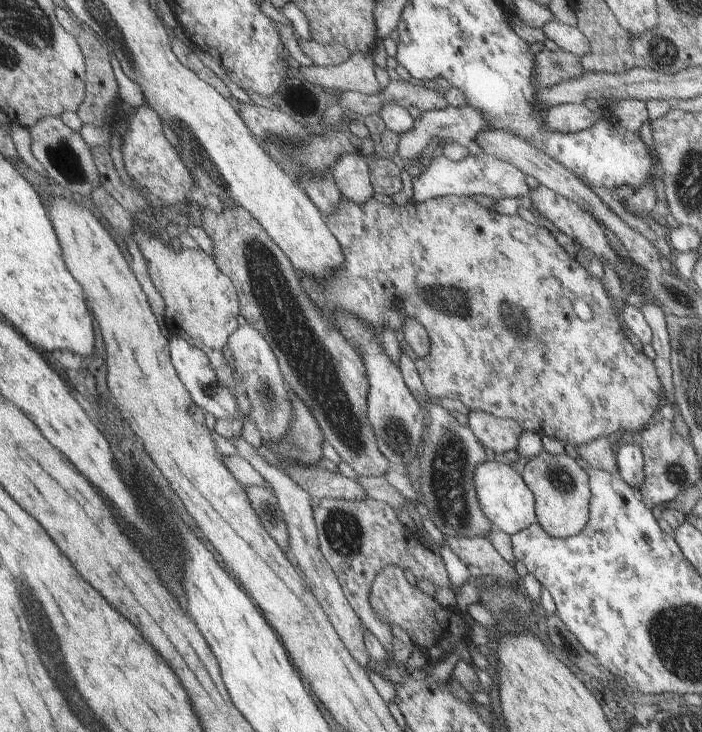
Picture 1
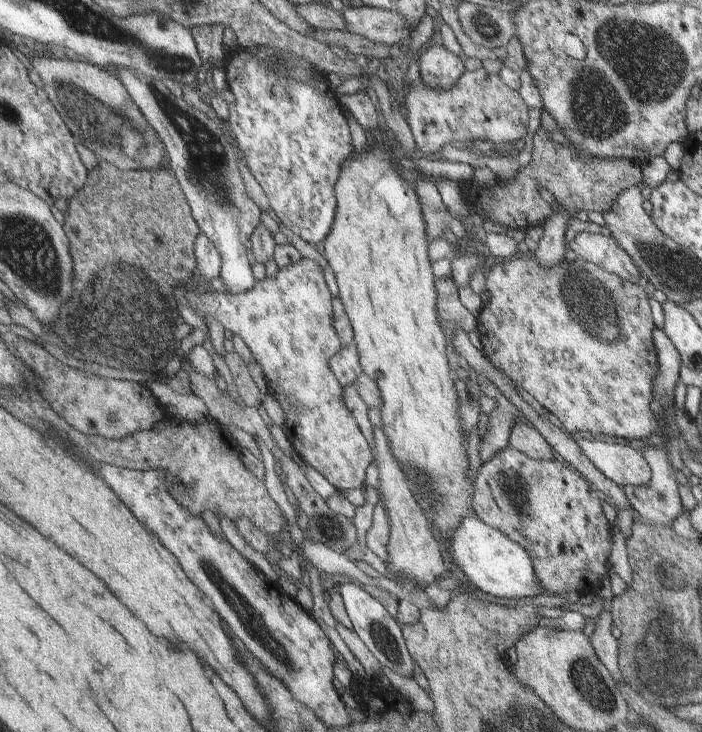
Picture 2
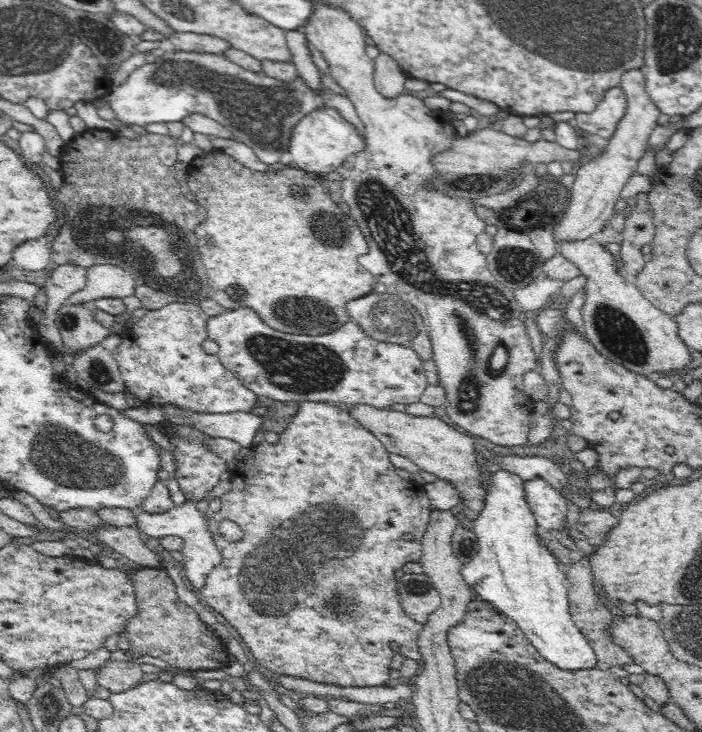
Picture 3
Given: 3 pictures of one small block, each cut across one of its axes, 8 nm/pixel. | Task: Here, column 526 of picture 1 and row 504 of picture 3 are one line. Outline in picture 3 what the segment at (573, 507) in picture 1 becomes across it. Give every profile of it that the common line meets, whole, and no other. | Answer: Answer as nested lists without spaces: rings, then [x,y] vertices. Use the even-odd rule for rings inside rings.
[[[367,404],[348,409],[352,418],[378,437],[389,453],[406,456],[421,470],[434,474],[437,479],[452,483],[458,491],[459,501],[463,504],[460,518],[474,521],[474,517],[478,516],[483,508],[483,485],[487,484],[485,476],[489,475],[489,472],[477,458],[472,437],[468,438],[468,435],[456,432],[453,427],[434,416],[412,416],[409,413],[374,408]]]

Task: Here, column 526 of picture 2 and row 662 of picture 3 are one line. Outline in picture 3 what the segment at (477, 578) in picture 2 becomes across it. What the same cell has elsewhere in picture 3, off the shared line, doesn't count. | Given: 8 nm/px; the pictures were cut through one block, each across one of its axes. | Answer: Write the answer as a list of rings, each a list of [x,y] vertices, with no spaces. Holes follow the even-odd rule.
[[[504,469],[492,474],[473,532],[480,542],[480,552],[461,571],[472,590],[512,619],[546,661],[568,671],[595,668],[595,650],[571,617],[567,577],[542,542],[541,531],[526,503],[524,481],[518,475]]]

